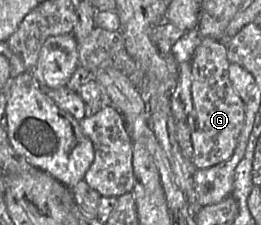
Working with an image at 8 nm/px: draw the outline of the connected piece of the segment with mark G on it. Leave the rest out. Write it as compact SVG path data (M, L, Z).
M202 37L191 59L193 107L186 119L193 145L191 161L198 169L215 166L230 158L244 125L245 102L230 81L230 64L225 40Z

